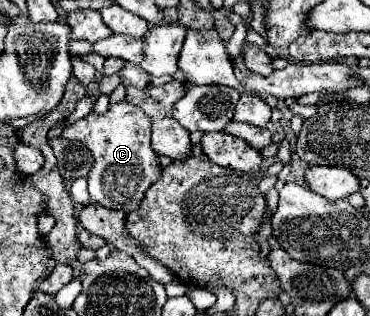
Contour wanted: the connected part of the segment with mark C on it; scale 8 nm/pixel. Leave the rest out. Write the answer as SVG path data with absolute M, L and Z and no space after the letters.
M127 101L111 105L103 115L87 115L63 131L65 139L81 141L93 153L93 167L87 175L88 192L93 203L107 209L135 211L145 191L161 177L159 155L151 149L151 121L141 107Z

